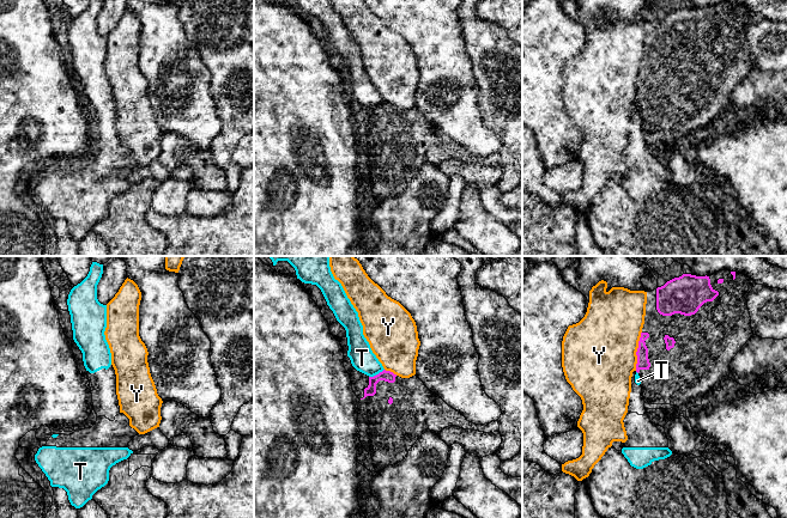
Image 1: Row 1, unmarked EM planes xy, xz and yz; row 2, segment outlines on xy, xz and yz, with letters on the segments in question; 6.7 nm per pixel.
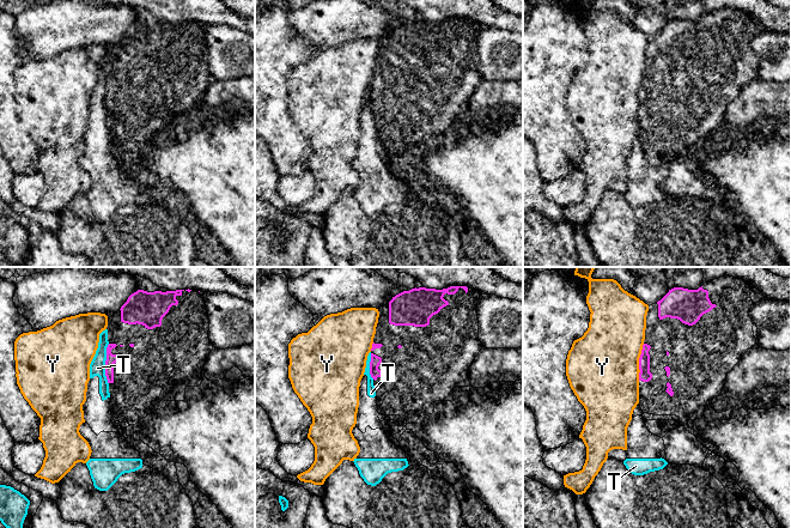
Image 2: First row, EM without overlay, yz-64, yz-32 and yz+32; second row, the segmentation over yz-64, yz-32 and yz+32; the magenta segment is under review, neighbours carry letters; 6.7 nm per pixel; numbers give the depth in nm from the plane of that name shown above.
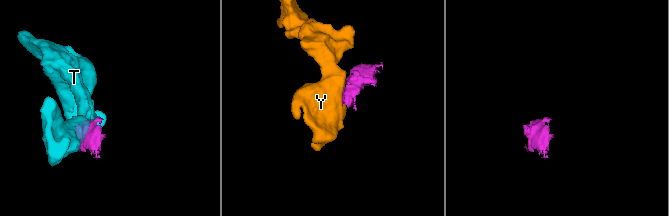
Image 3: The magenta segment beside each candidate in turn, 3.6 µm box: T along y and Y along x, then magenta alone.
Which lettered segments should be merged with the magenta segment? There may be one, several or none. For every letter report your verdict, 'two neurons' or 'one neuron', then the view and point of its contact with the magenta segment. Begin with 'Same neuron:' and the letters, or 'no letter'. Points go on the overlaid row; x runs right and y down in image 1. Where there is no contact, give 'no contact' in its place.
Same neuron: no letter
T: two neurons; contact xz (376, 375)
Y: two neurons; contact yz (637, 351)

